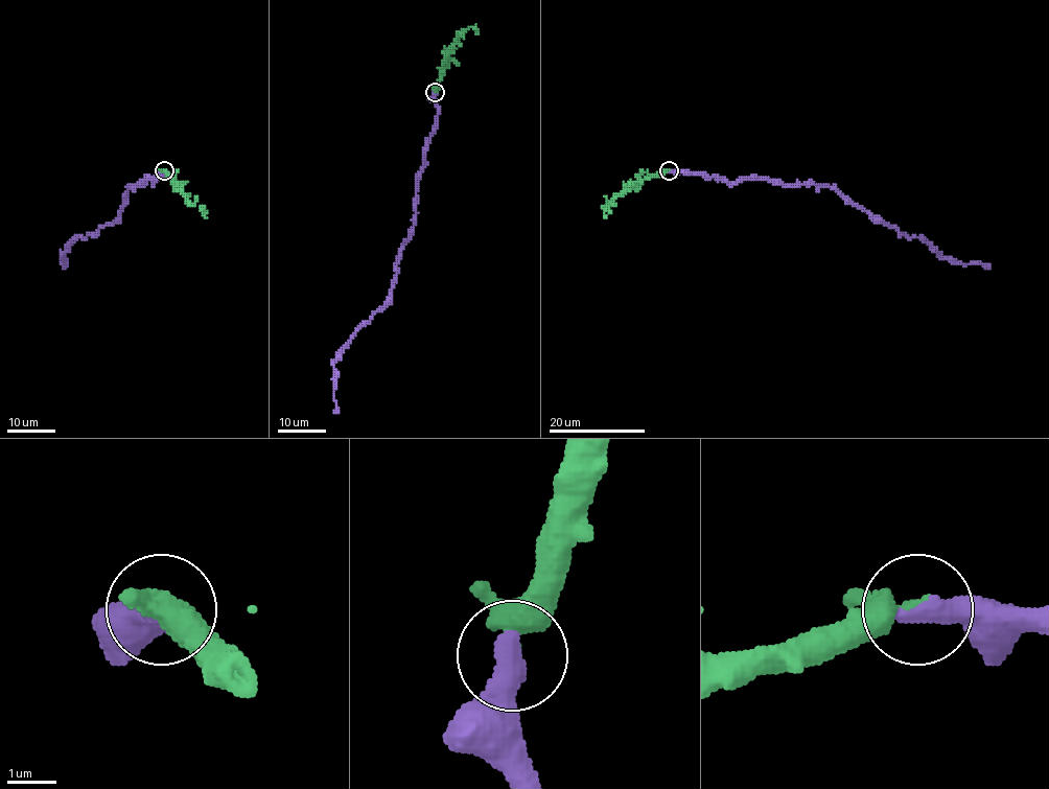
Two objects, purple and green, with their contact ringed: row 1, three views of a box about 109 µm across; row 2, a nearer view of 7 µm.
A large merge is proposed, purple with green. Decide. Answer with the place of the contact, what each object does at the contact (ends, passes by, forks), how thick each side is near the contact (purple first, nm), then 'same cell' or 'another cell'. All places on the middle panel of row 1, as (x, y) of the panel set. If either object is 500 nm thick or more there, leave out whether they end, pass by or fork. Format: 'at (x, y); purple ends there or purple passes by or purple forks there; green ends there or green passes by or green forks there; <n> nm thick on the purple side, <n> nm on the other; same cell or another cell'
at (435, 92); 550 nm thick on the purple side, 240 nm on the other; another cell

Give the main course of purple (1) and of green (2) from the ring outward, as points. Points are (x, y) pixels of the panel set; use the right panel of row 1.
1: (669, 170), (702, 171), (730, 182), (768, 179), (830, 186), (907, 236), (922, 236), (939, 255), (991, 269)
2: (669, 170), (636, 181), (623, 189), (605, 206), (607, 218)

